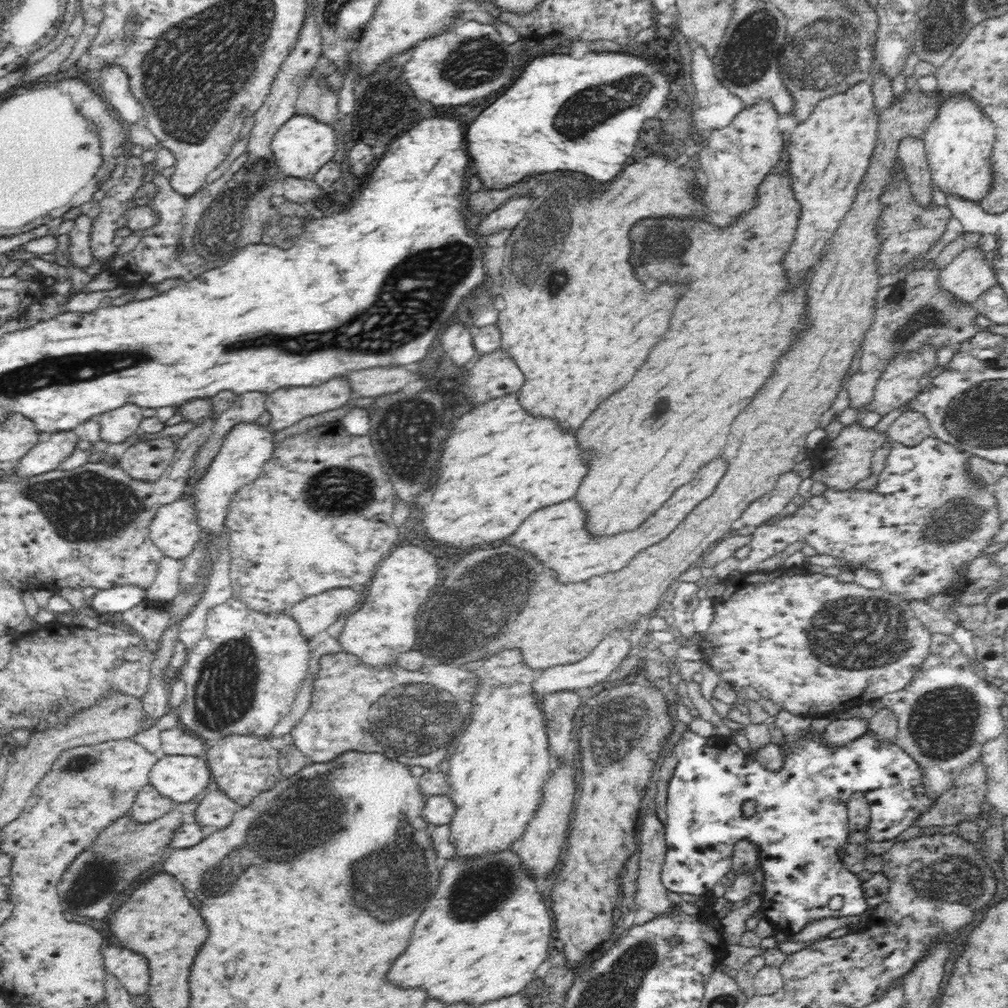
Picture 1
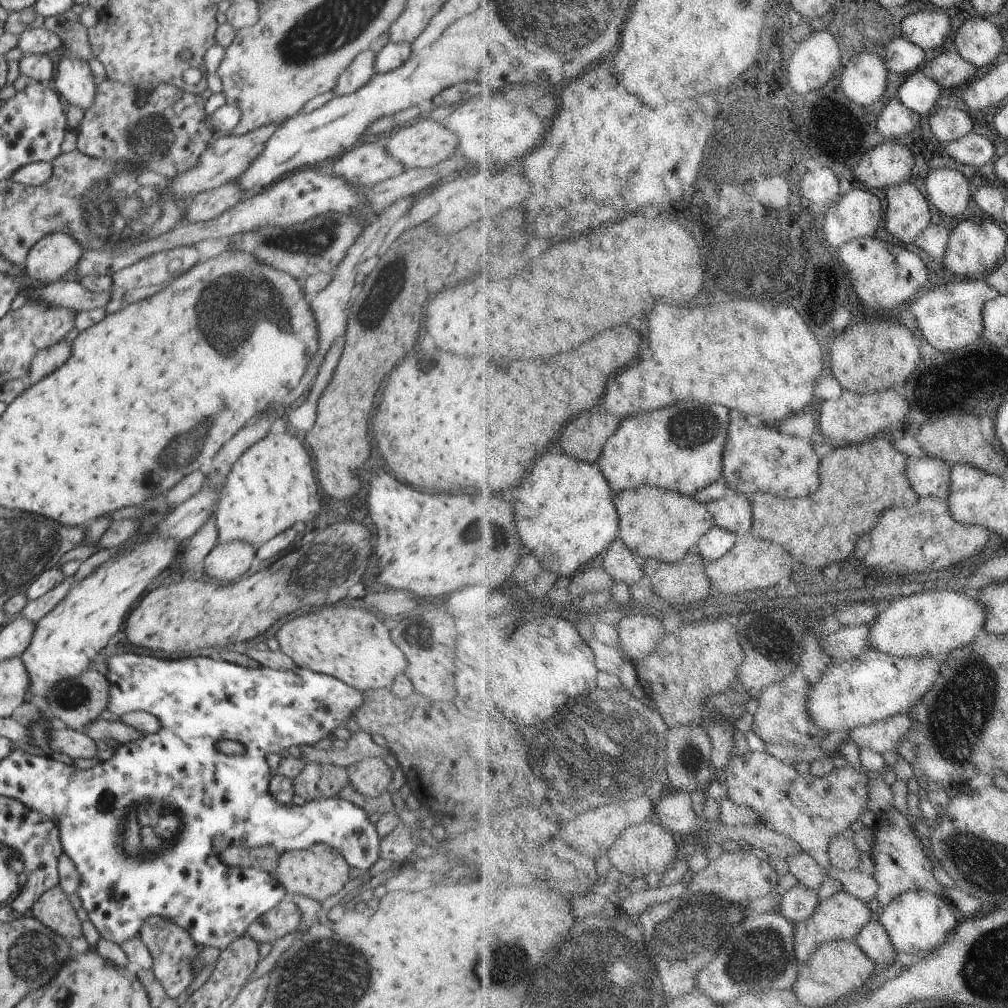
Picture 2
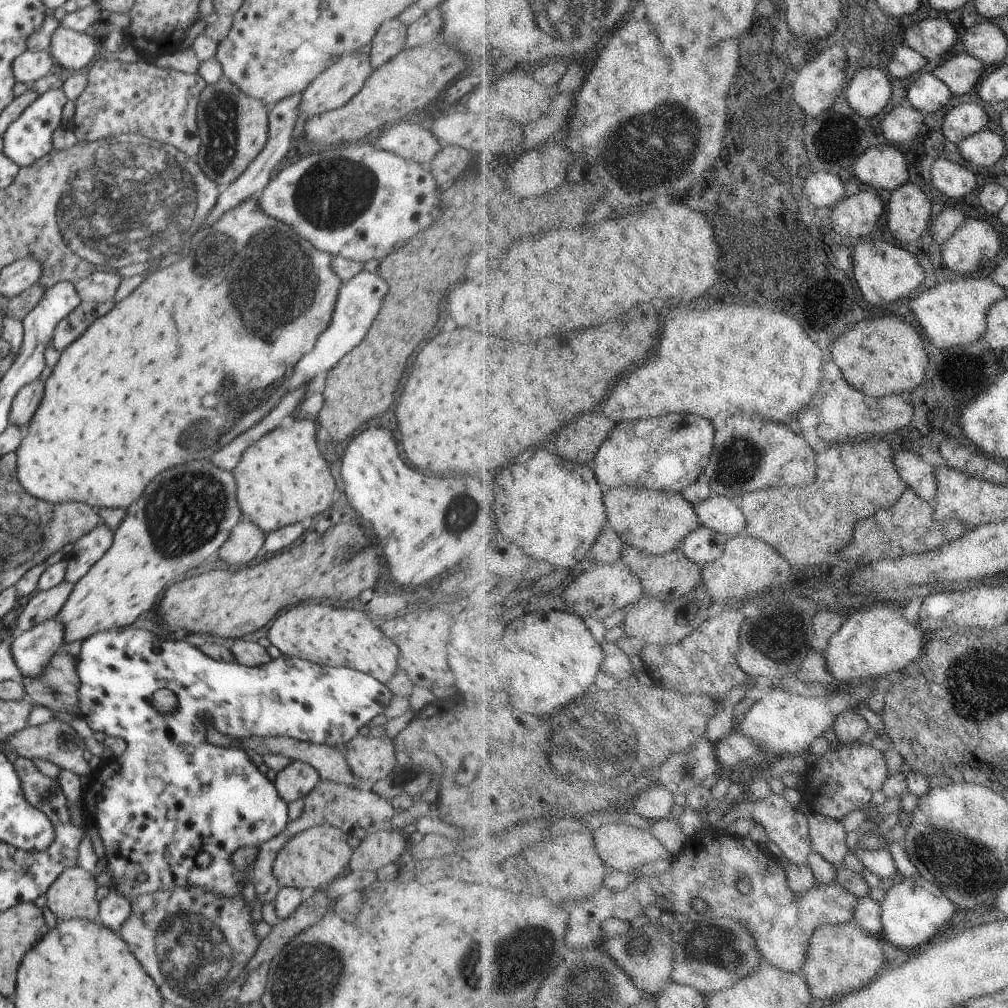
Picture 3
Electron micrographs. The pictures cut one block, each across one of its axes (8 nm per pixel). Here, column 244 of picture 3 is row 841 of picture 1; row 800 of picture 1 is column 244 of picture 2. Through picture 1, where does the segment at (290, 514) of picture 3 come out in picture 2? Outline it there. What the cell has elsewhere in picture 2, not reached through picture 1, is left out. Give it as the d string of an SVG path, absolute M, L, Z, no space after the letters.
M289 432L268 433L233 464L219 494L215 512L217 543L244 541L259 548L296 522L310 522L320 514L318 484L312 472L310 454Z

